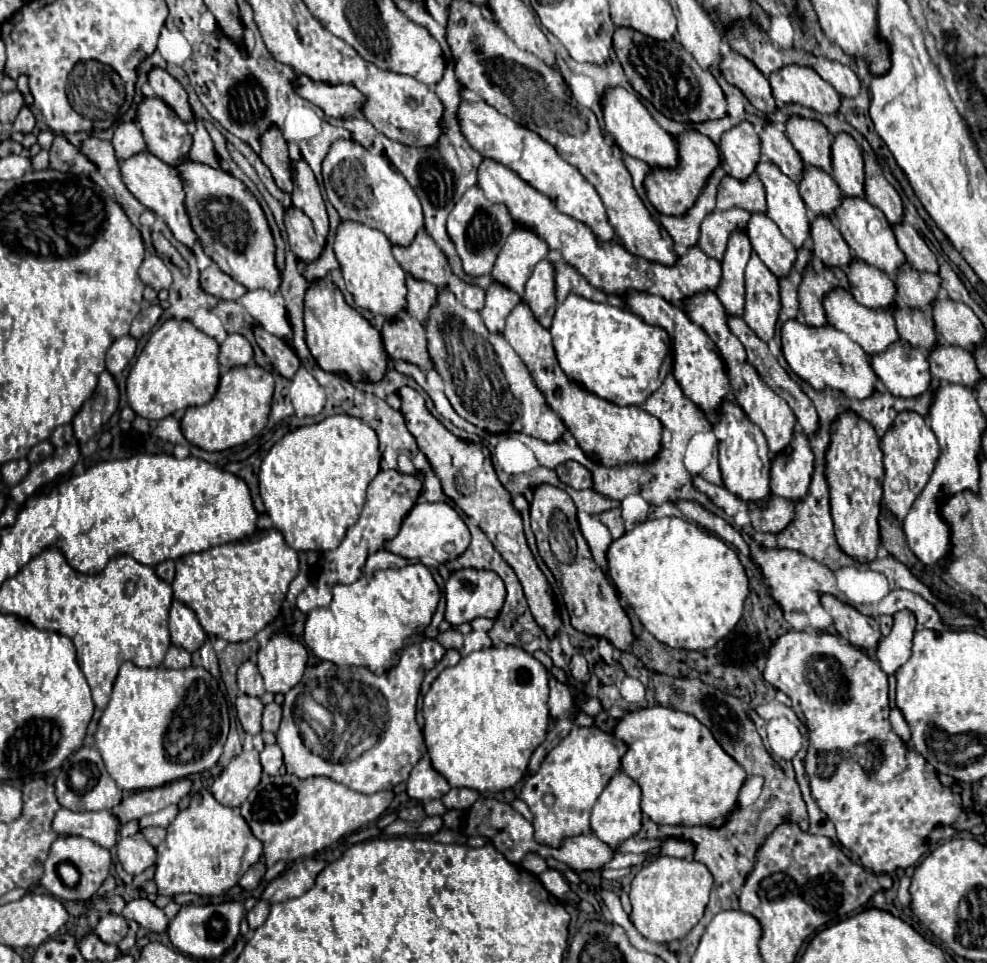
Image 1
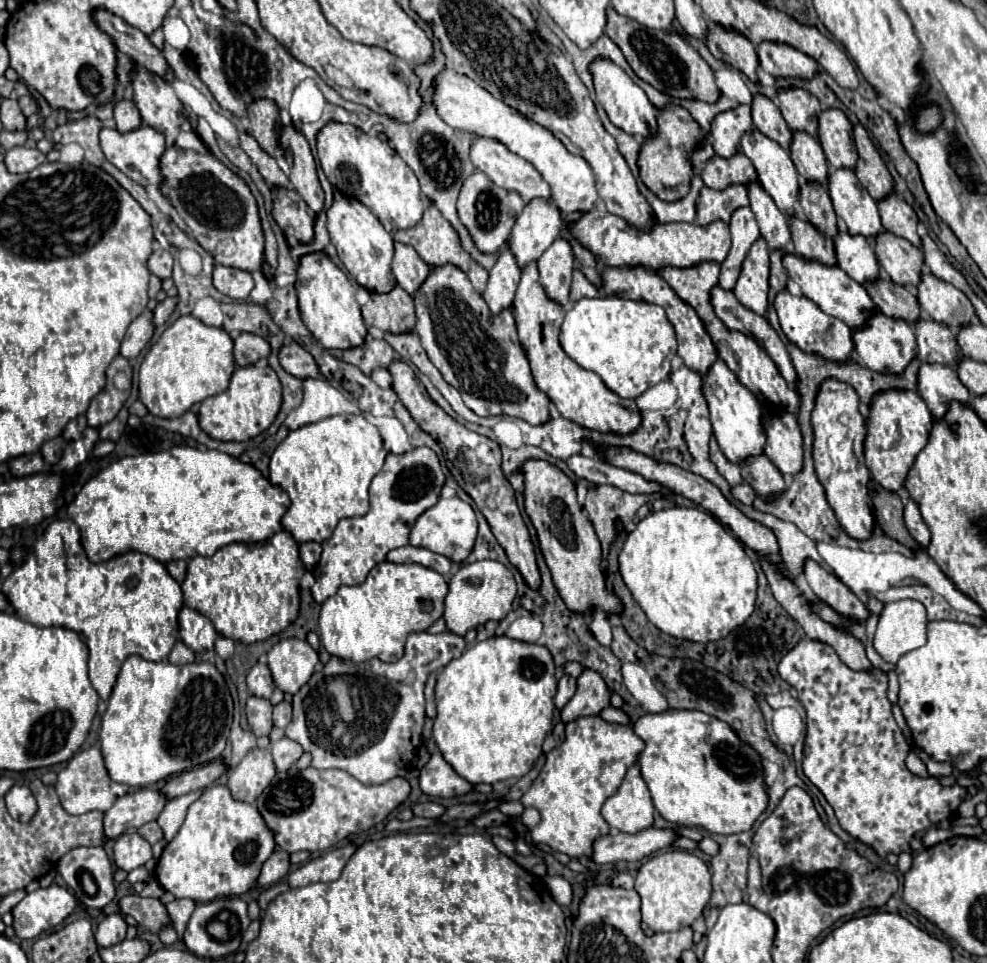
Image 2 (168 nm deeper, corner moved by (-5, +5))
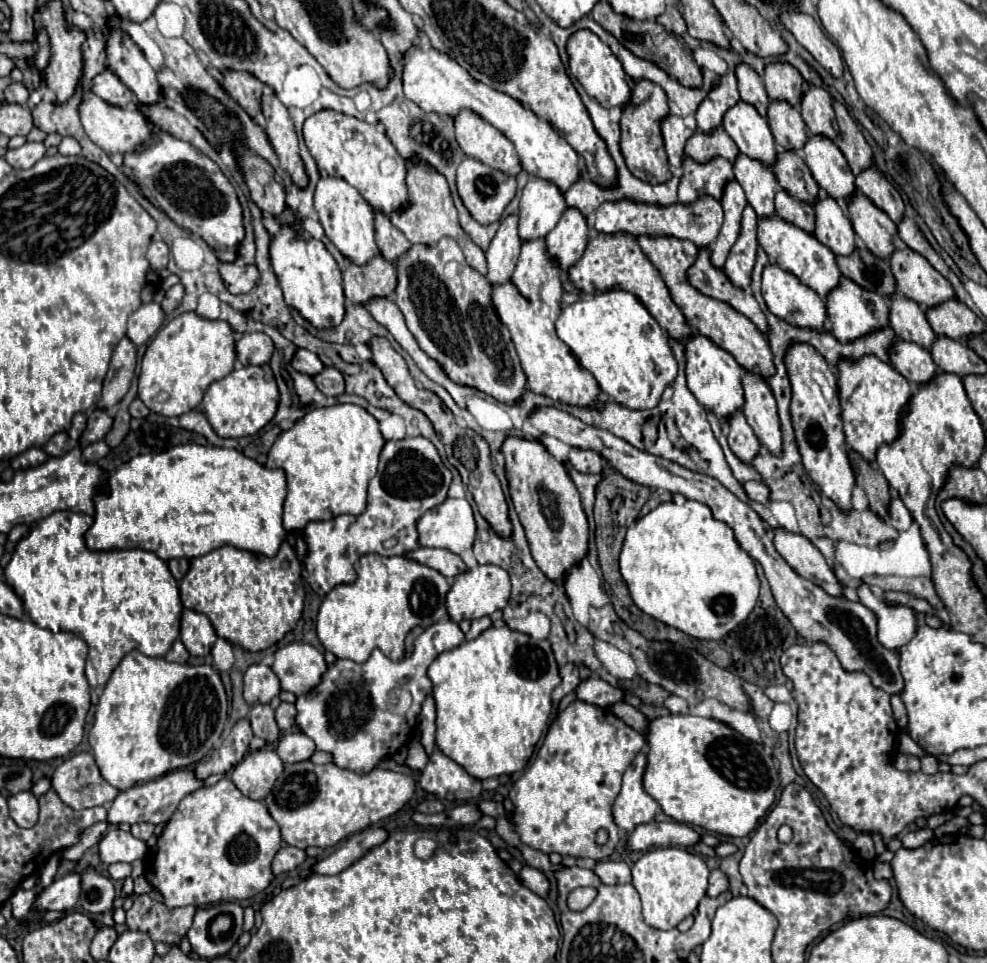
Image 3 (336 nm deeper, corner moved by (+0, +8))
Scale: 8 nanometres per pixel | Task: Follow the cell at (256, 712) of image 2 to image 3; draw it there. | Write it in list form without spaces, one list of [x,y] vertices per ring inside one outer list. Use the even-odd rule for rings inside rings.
[[[254,704],[250,708],[248,720],[252,724],[254,736],[258,736],[266,742],[276,742],[278,740],[280,730],[278,730],[276,720],[274,720],[274,710],[268,704]]]

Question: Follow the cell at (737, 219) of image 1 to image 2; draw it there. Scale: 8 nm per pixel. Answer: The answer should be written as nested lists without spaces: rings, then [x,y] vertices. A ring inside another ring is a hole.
[[[729,185],[729,189],[717,191],[703,187],[697,201],[697,217],[699,225],[709,225],[711,221],[729,221],[731,213],[743,205],[749,205],[747,187],[745,185]]]

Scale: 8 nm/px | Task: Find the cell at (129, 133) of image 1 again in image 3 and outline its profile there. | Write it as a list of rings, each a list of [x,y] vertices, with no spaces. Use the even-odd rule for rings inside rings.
[[[106,70],[94,78],[92,92],[96,96],[100,96],[104,102],[118,106],[118,108],[126,108],[134,98],[134,94],[110,70]]]

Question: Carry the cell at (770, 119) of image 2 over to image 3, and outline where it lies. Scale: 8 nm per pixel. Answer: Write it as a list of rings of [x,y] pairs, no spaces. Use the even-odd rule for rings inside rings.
[[[740,64],[736,68],[736,78],[738,78],[738,90],[740,90],[740,98],[746,104],[752,104],[758,114],[762,118],[766,118],[768,114],[768,106],[770,106],[770,98],[764,90],[764,82],[762,78],[748,66],[748,64]]]

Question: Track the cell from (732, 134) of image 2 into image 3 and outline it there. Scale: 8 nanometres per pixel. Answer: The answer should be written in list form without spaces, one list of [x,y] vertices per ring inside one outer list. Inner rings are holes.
[[[728,70],[728,74],[720,78],[720,86],[716,86],[716,90],[712,90],[712,94],[708,94],[708,98],[700,104],[700,110],[696,110],[698,128],[704,134],[712,134],[714,128],[722,124],[724,114],[738,102],[740,94],[736,88],[736,76],[734,70]]]

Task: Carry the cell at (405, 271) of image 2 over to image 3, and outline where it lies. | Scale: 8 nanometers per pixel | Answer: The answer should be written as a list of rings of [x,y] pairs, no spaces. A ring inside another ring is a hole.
[[[376,212],[374,226],[376,226],[376,242],[382,252],[382,258],[396,266],[400,256],[404,256],[412,248],[412,244],[408,242],[408,238],[404,238],[404,234],[400,234],[400,230],[396,230],[390,224],[390,218],[384,216],[382,212]]]

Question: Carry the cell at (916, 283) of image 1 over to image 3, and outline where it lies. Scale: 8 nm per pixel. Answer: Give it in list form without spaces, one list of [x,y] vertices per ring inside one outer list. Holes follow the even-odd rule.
[[[856,192],[856,198],[848,202],[848,212],[854,232],[864,240],[866,248],[878,258],[890,258],[896,250],[896,224],[882,210],[872,206],[872,202],[868,202],[868,198],[864,198],[860,192]]]

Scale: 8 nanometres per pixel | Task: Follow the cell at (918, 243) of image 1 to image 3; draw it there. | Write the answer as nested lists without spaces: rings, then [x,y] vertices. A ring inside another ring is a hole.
[[[872,166],[856,176],[856,188],[860,194],[870,198],[870,202],[886,212],[894,224],[904,218],[904,202],[900,192],[884,178],[884,174]]]

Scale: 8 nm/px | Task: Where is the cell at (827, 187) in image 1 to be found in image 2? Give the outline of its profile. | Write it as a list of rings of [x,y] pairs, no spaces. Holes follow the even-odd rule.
[[[793,133],[789,155],[791,161],[795,163],[797,173],[805,181],[827,183],[827,175],[829,175],[827,157],[815,137],[809,137],[809,133]]]

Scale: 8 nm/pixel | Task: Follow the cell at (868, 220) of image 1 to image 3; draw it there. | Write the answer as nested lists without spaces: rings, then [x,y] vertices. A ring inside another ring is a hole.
[[[810,136],[804,146],[804,160],[814,180],[828,196],[840,200],[842,204],[850,202],[856,192],[856,178],[848,170],[844,154],[832,140],[824,136]]]

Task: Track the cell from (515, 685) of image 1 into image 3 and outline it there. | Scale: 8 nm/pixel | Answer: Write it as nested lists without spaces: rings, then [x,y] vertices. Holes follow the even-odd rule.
[[[506,624],[500,628],[492,626],[478,638],[438,654],[428,668],[428,676],[436,700],[436,746],[448,758],[480,780],[516,774],[528,766],[542,730],[548,726],[552,710],[550,694],[560,684],[558,666],[548,640],[534,640],[510,630]]]

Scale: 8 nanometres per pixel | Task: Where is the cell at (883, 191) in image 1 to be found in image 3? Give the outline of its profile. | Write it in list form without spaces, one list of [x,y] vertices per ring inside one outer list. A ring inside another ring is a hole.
[[[836,102],[834,104],[836,110],[836,120],[840,126],[838,138],[836,138],[836,146],[842,150],[842,154],[846,156],[850,170],[854,174],[860,174],[862,170],[870,168],[874,164],[874,156],[872,156],[872,148],[868,146],[864,134],[860,132],[858,124],[854,122],[854,118],[848,114],[846,106]]]

